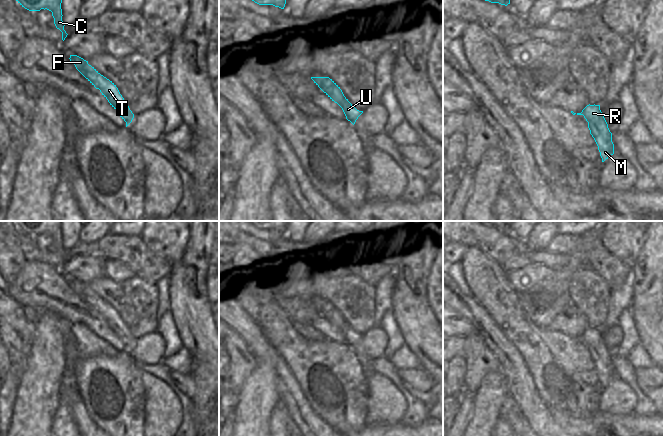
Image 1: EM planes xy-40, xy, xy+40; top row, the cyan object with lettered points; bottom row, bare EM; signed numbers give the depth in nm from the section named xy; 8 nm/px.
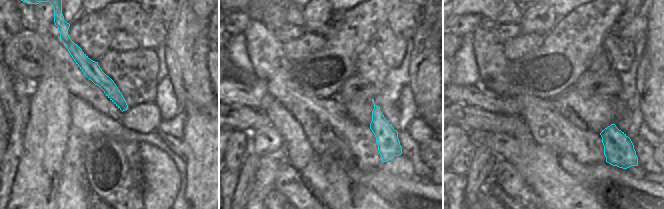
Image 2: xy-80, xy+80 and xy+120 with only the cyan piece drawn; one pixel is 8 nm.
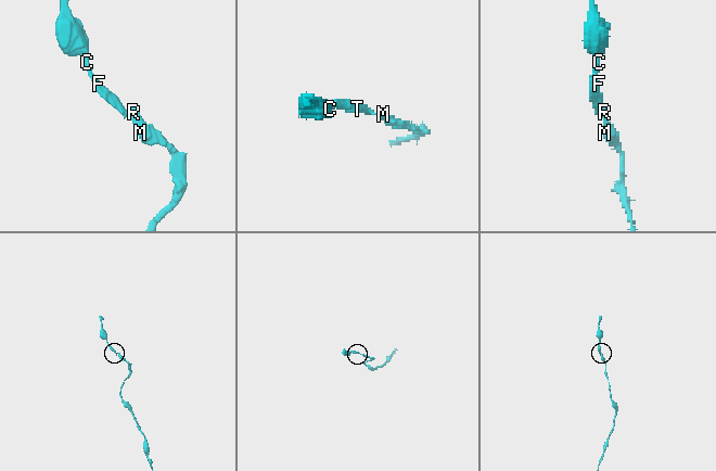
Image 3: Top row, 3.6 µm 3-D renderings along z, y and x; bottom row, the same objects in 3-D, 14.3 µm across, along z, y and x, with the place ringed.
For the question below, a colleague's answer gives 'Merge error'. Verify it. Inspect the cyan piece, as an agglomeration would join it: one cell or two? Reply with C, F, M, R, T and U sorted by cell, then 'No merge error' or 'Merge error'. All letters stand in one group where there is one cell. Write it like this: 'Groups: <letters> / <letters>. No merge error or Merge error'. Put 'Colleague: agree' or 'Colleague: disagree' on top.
Colleague: disagree
Groups: C F M R T U. No merge error.

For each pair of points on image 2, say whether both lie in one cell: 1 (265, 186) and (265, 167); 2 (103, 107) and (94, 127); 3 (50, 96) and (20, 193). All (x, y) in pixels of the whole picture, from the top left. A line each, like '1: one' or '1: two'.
1: one
2: two
3: one

